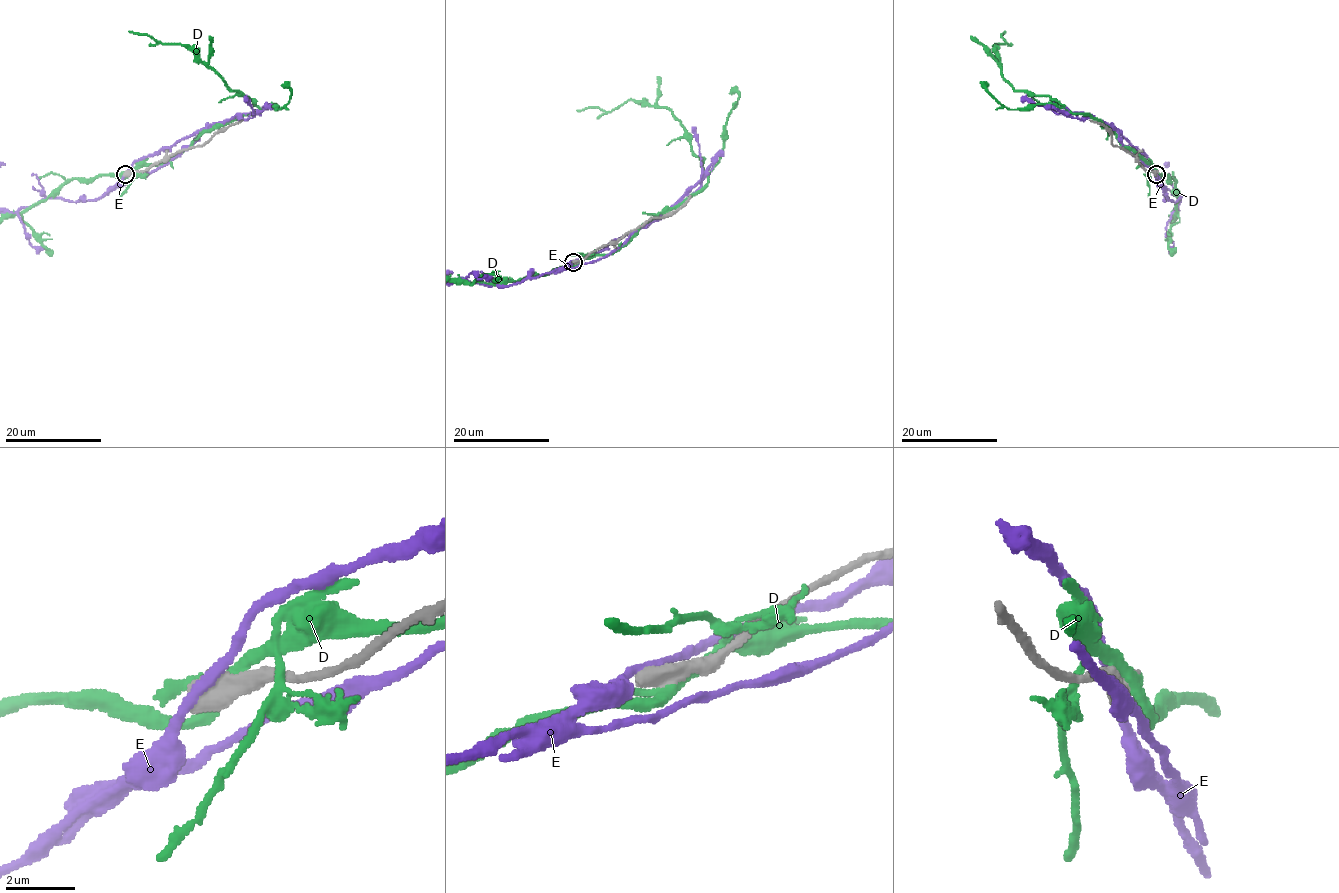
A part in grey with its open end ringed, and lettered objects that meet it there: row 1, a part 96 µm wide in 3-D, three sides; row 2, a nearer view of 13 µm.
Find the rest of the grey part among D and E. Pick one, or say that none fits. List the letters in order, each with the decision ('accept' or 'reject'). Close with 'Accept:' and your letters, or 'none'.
D: reject
E: reject
Accept: none

